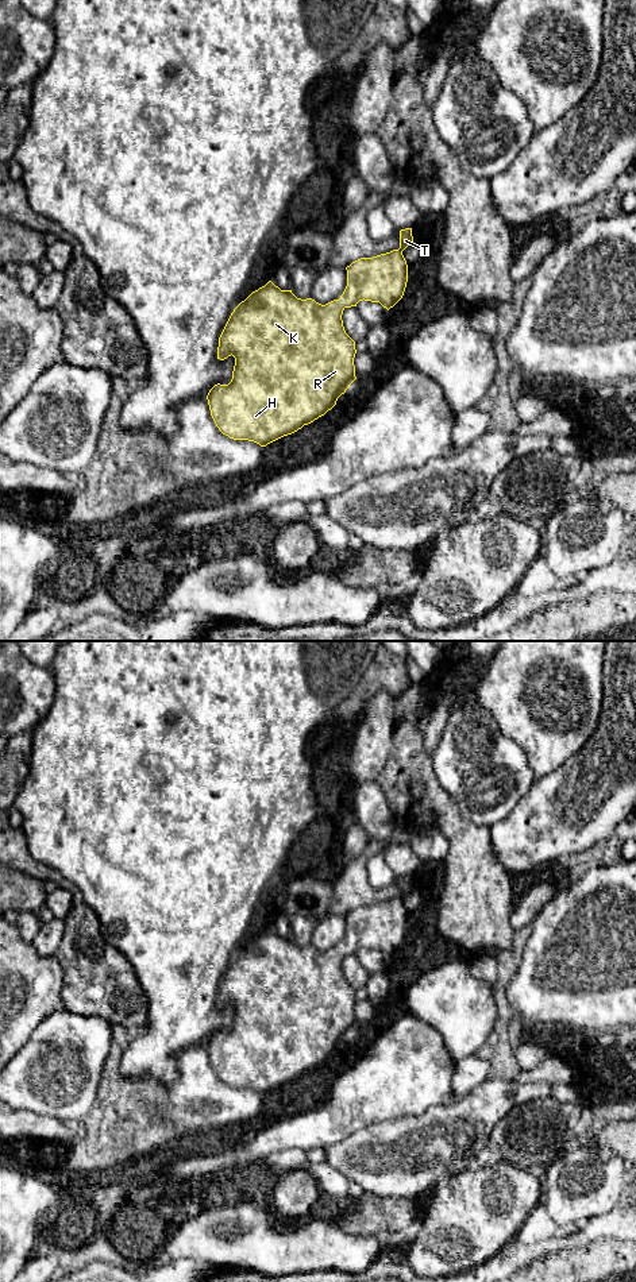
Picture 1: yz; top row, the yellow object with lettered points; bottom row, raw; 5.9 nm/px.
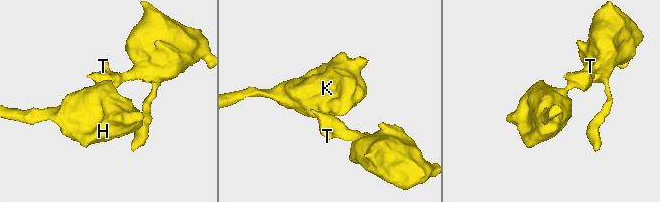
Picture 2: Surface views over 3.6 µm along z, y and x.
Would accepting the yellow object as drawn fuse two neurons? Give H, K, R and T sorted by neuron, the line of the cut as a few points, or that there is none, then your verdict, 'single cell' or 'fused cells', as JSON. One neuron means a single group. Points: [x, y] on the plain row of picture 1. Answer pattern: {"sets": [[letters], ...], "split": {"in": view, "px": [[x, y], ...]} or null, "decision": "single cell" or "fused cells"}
{"sets": [["H", "K", "R", "T"]], "split": null, "decision": "single cell"}

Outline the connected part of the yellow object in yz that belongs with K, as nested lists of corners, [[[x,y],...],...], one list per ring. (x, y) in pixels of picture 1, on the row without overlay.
[[[412,876],[400,879],[400,896],[361,905],[346,915],[347,934],[339,947],[325,953],[297,946],[271,928],[253,939],[231,961],[220,985],[217,1007],[235,1005],[228,1032],[215,1032],[208,1043],[219,1078],[234,1088],[266,1094],[324,1063],[356,1027],[355,989],[346,981],[342,962],[359,949],[379,950],[388,958],[404,943],[408,912],[402,899],[413,889]]]

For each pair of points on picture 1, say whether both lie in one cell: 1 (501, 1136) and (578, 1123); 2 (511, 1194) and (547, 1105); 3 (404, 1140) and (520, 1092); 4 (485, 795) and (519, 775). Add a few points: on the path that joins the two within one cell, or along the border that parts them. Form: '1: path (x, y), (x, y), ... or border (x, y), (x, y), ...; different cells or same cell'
1: path (520, 1135), (531, 1135), (547, 1123), (559, 1123); same cell
2: border (502, 1158), (528, 1170); different cells
3: path (432, 1140), (444, 1140), (492, 1100); same cell
4: path (493, 788), (501, 788), (511, 779); same cell

